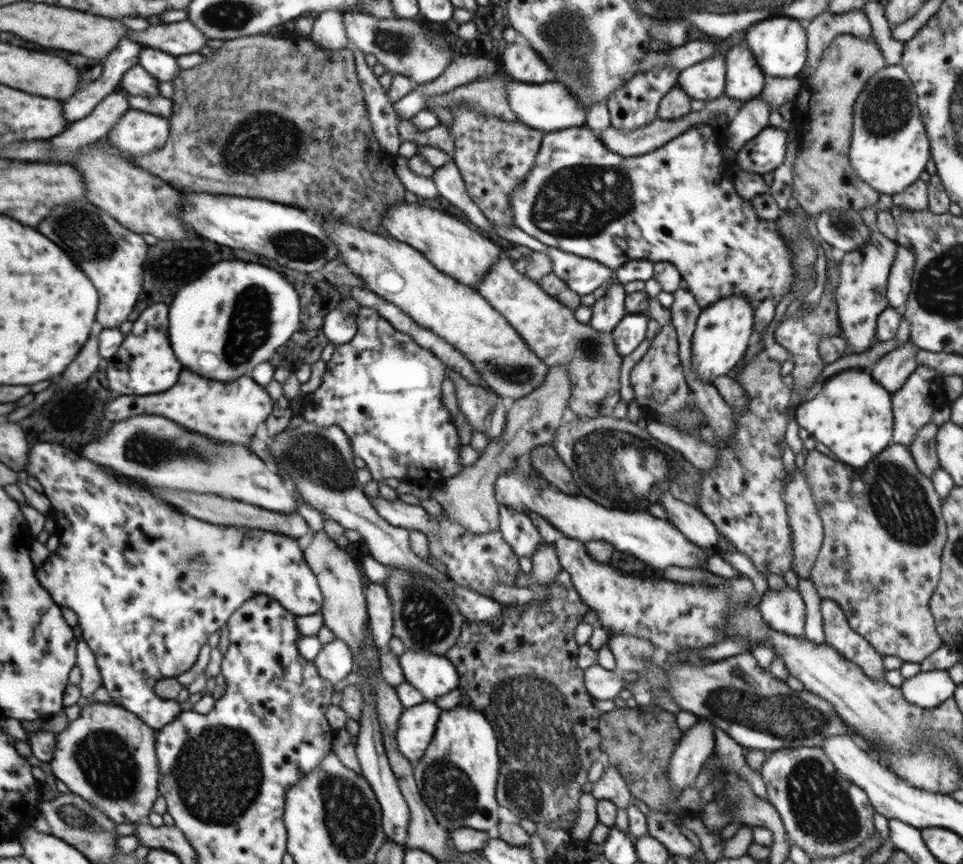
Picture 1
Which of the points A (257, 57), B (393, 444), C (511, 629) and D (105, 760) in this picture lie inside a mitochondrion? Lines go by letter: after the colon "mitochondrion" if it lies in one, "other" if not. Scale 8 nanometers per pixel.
A: other
B: other
C: other
D: mitochondrion

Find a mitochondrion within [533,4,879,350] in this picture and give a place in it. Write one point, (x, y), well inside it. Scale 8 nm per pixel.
(569, 34)

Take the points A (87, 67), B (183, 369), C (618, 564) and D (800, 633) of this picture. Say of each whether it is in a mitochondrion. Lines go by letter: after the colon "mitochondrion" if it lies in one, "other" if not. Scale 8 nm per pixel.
A: other
B: other
C: other
D: other

